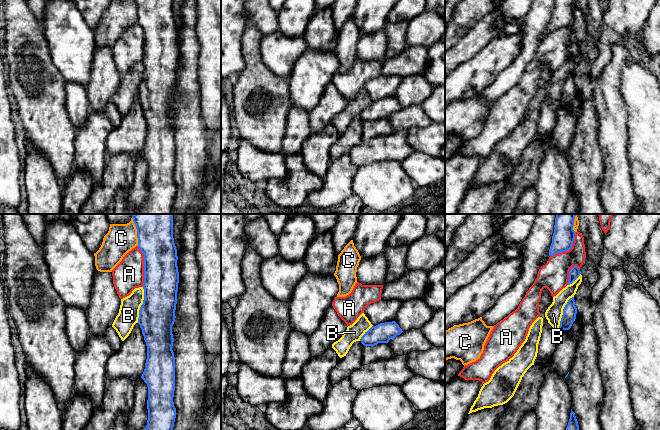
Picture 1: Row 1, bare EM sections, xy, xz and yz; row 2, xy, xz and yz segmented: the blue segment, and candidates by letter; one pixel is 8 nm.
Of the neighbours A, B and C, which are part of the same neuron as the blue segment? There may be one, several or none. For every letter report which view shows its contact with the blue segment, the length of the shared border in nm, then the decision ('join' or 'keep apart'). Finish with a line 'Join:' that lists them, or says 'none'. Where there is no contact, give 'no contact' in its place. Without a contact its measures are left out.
A: xy | 340 nm | keep apart
B: xy | 300 nm | keep apart
C: xy | 240 nm | keep apart
Join: none

